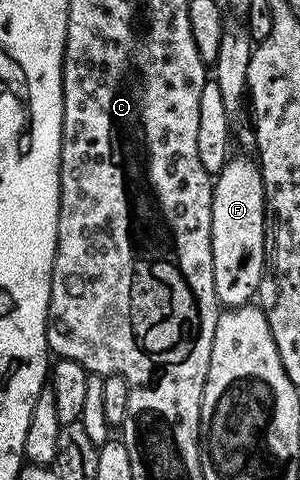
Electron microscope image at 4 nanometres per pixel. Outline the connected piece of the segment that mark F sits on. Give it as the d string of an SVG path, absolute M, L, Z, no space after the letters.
M244 154L233 155L224 164L212 186L212 269L216 299L224 308L240 308L259 293L264 273L264 183L260 165Z

